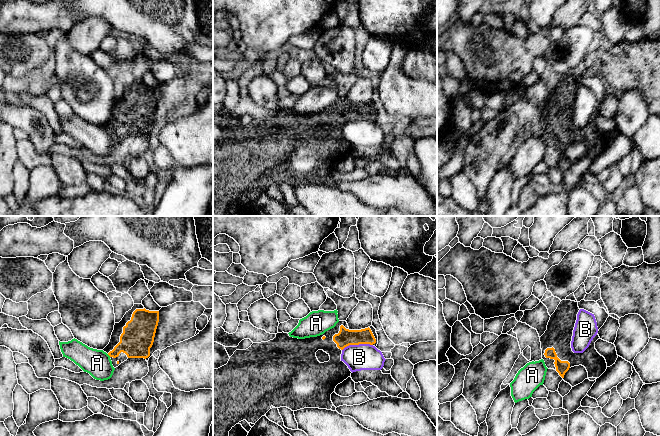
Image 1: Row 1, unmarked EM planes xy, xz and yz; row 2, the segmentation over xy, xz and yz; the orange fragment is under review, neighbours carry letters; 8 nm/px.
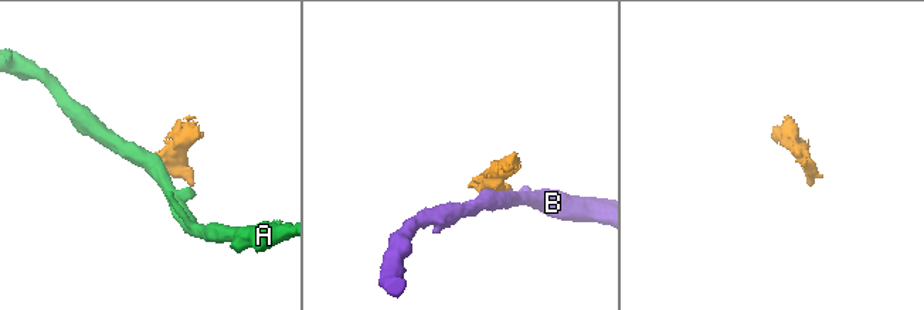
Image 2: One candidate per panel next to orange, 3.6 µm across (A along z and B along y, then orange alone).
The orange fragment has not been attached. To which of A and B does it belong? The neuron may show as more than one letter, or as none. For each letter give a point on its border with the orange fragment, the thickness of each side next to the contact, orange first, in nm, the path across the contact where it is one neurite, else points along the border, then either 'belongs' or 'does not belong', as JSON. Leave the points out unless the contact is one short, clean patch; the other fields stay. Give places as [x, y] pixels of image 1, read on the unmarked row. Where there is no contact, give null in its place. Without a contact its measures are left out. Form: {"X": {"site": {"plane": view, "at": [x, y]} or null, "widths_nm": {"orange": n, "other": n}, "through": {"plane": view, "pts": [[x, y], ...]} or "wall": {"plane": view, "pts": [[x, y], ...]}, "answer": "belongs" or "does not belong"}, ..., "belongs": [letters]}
{"A": {"site": {"plane": "xy", "at": [109, 131]}, "widths_nm": {"orange": 260, "other": 220}, "wall": {"plane": "xy", "pts": [[107, 130], [110, 132]]}, "answer": "does not belong"}, "B": {"site": {"plane": "xz", "at": [357, 120]}, "widths_nm": {"orange": 140, "other": 200}, "answer": "does not belong"}, "belongs": []}

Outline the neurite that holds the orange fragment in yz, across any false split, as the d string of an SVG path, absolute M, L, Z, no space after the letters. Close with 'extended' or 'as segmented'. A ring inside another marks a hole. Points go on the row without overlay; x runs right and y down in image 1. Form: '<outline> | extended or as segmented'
M562 76L555 88L551 91L547 106L540 113L542 135L548 145L556 146L564 154L565 149L574 142L582 141L588 148L588 154L599 154L607 145L607 139L595 125L595 118L600 115L597 110L591 117L589 123L583 129L574 129L571 124L573 106L579 88L578 78Z | extended

